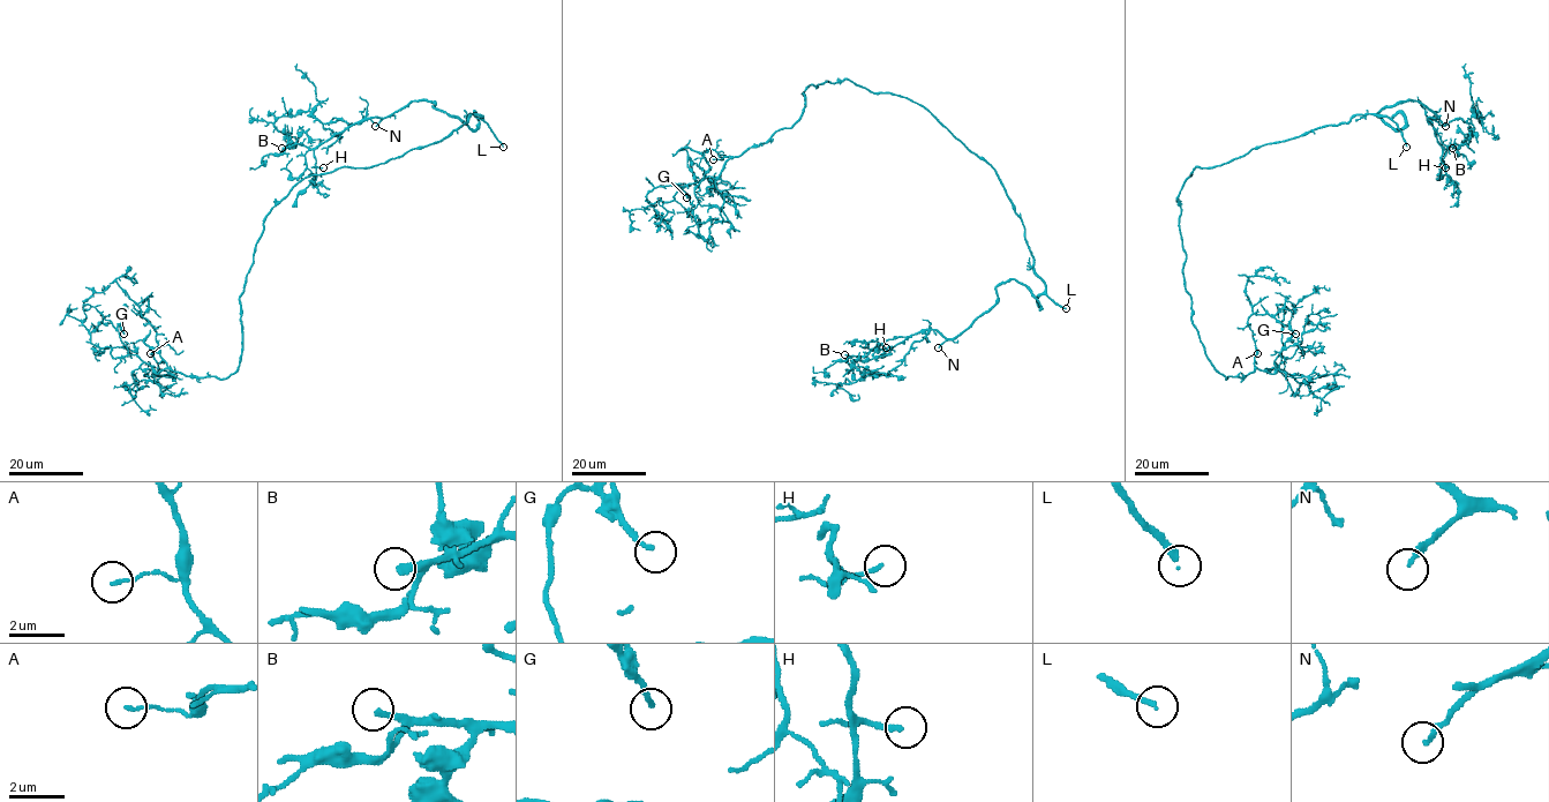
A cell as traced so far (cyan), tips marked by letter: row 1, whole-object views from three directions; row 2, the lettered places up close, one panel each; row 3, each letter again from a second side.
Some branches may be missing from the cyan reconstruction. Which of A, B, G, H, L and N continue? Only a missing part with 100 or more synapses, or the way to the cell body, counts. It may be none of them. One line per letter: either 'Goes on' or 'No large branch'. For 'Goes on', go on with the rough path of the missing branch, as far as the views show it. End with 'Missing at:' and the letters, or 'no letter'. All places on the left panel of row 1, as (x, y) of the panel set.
A: No large branch
B: Goes on. Course of what is missing: (282, 148), (254, 125), (252, 95), (269, 83)
G: No large branch
H: No large branch
L: Goes on. Course of what is missing: (503, 147), (539, 209)
N: Goes on. Course of what is missing: (375, 126), (337, 154), (328, 181), (333, 195), (332, 216), (328, 210), (336, 200)
Missing at: B, L, N

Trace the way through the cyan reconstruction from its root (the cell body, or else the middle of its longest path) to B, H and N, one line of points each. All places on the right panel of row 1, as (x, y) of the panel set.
B: (1216, 165), (1358, 114), (1400, 112), (1398, 129), (1377, 113), (1407, 100), (1436, 115), (1452, 148)
H: (1216, 165), (1358, 114), (1400, 112), (1398, 129), (1377, 113), (1419, 100), (1436, 115), (1427, 119), (1445, 167)
N: (1216, 165), (1358, 114), (1400, 112), (1405, 125), (1398, 129), (1377, 113), (1401, 102), (1419, 100), (1445, 126)

